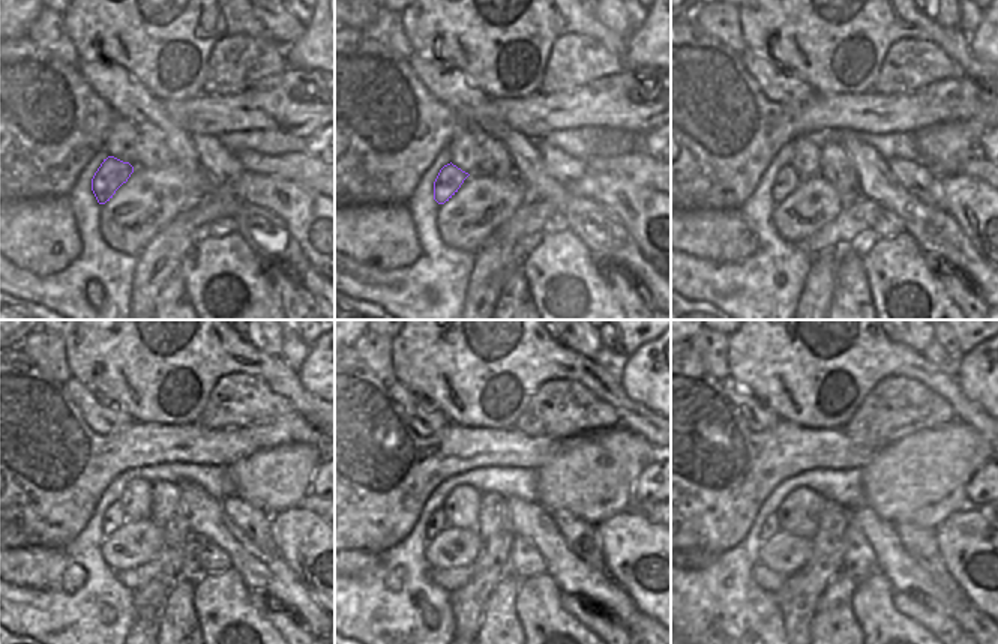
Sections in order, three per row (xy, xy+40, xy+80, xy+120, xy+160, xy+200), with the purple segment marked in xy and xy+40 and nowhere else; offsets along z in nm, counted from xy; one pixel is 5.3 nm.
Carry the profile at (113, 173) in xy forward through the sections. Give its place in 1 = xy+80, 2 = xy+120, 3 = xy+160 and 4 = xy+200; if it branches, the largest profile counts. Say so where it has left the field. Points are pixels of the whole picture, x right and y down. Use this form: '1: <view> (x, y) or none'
1: xy+80 (787, 179)
2: xy+120 (114, 517)
3: xy+160 (437, 521)
4: xy+200 (770, 526)

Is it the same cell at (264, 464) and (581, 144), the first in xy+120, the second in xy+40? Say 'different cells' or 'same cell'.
different cells

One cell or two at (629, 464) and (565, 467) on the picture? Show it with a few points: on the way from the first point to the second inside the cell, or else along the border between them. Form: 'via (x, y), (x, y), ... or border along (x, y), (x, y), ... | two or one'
via (613, 466), (581, 467) | one

